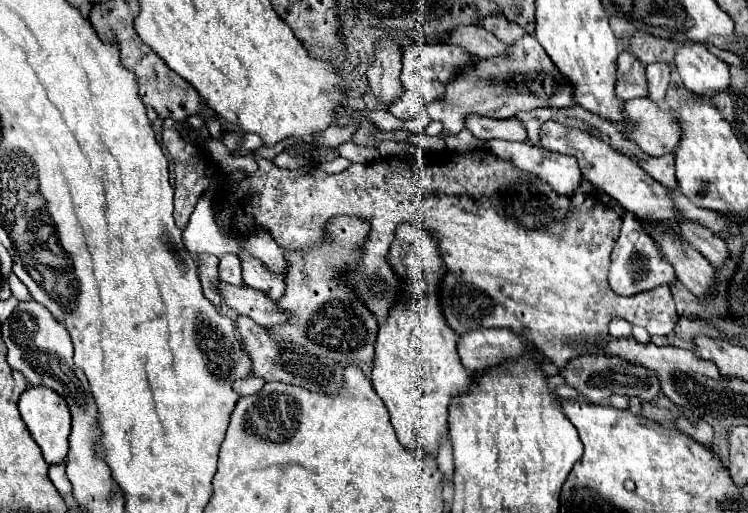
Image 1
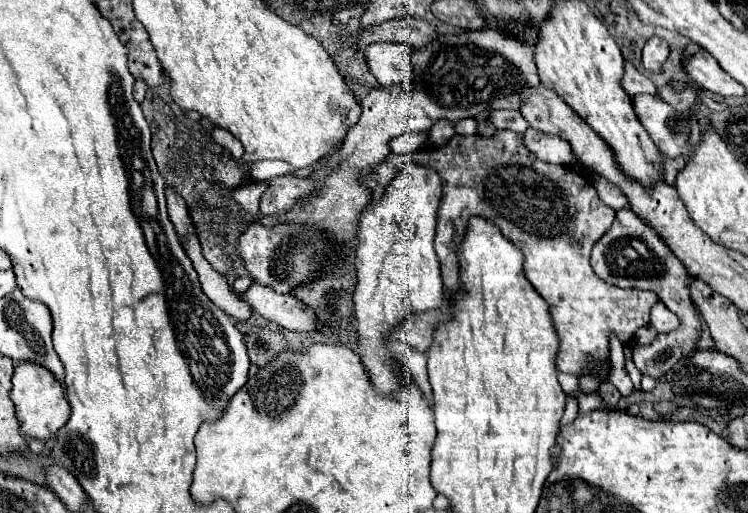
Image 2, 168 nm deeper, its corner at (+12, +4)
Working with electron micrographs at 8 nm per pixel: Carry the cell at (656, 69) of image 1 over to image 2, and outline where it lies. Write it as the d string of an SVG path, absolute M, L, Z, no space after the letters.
M652 36L646 44L644 44L644 50L642 50L642 64L648 72L660 72L664 60L668 58L668 42L664 38L658 38L658 36Z

